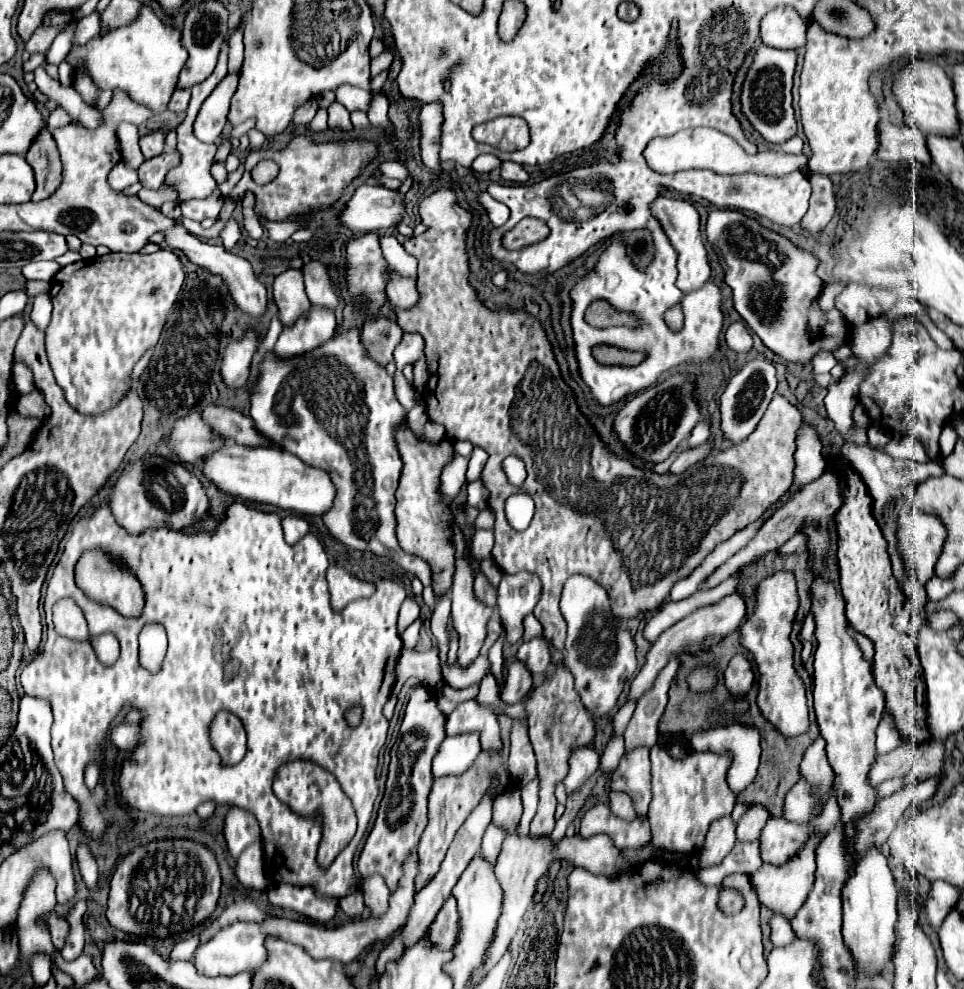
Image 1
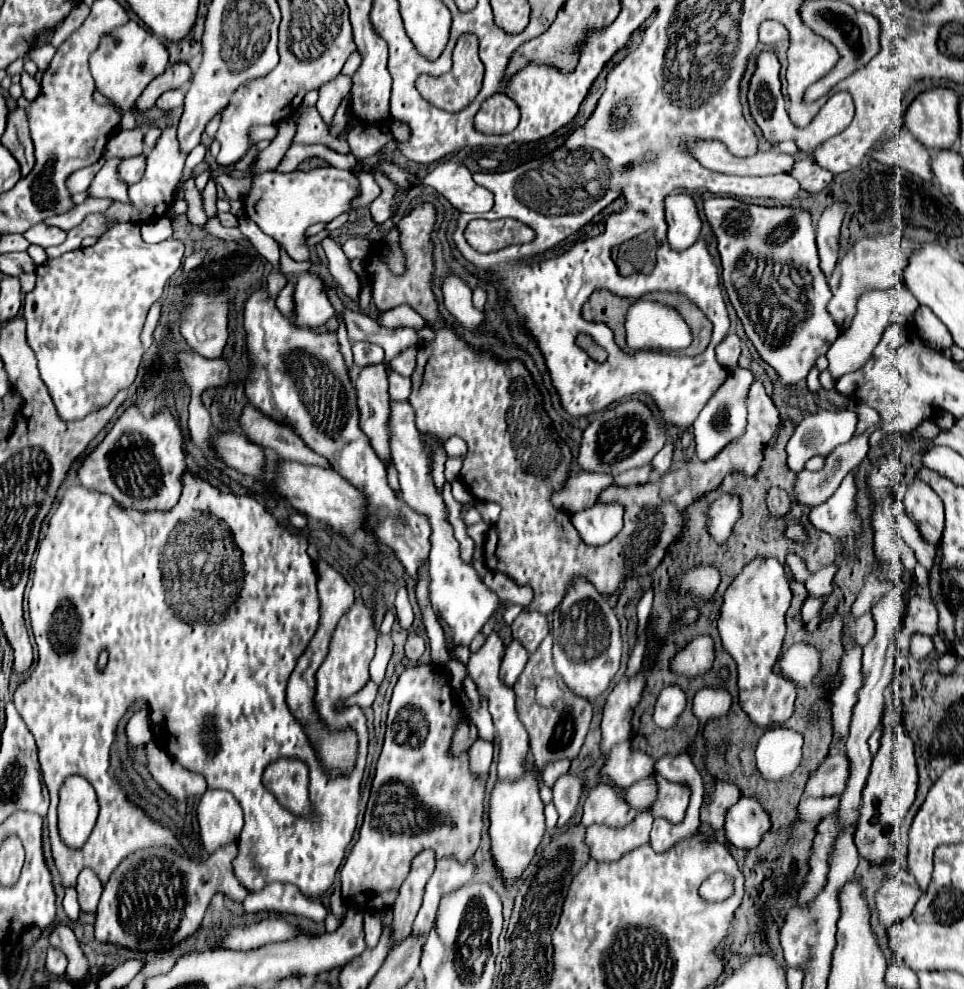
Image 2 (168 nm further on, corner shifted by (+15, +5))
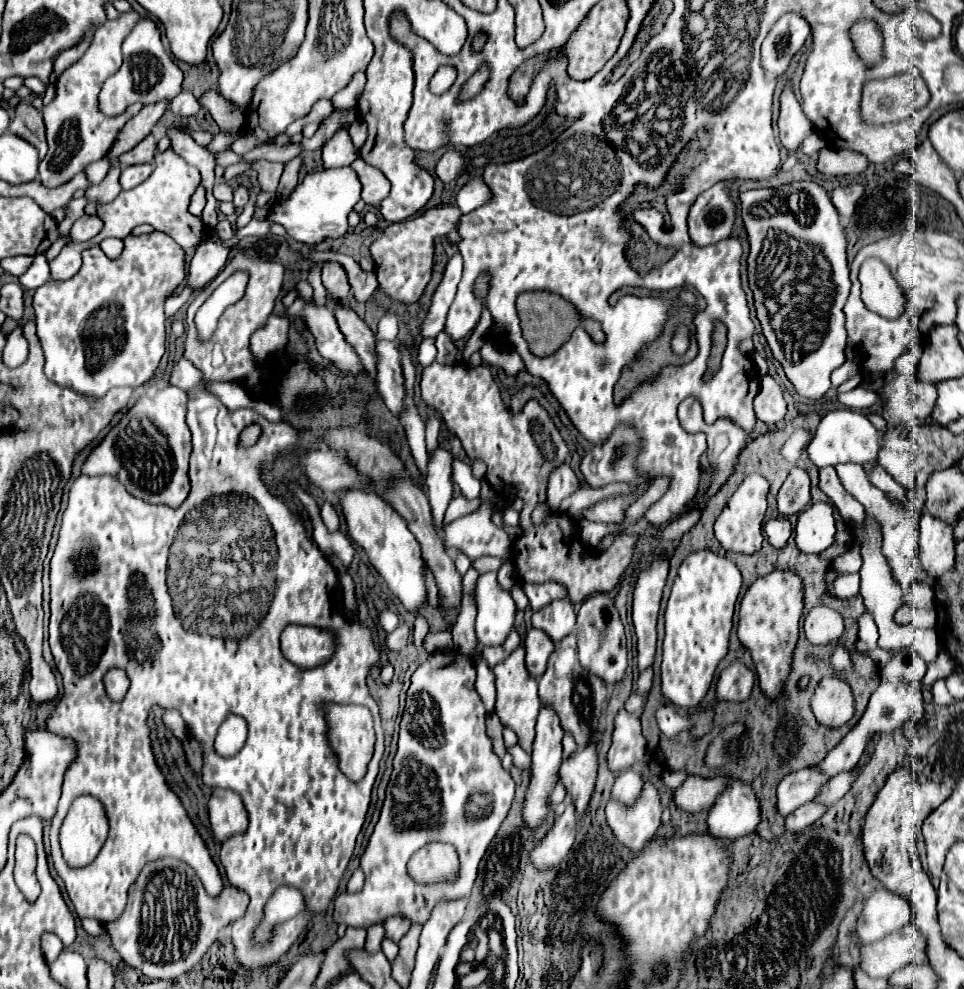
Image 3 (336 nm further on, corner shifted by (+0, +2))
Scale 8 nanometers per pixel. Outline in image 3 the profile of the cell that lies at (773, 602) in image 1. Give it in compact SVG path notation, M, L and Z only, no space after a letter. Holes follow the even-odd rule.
M778 570L772 572L764 578L758 578L744 594L742 604L740 604L740 614L738 614L738 638L742 642L742 646L746 650L750 650L754 666L756 666L756 674L760 680L760 690L770 698L776 700L782 692L784 692L784 684L790 676L792 670L792 656L794 656L794 648L798 644L798 634L800 634L800 618L802 618L802 610L804 610L804 584L800 584L800 576L796 576L796 572L790 570Z

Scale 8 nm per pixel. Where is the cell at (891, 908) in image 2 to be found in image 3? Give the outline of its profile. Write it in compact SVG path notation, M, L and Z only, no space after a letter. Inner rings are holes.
M878 886L876 892L868 898L856 930L864 944L872 944L900 930L910 920L912 906L908 904L908 900L896 896L894 892L888 892L884 886Z

